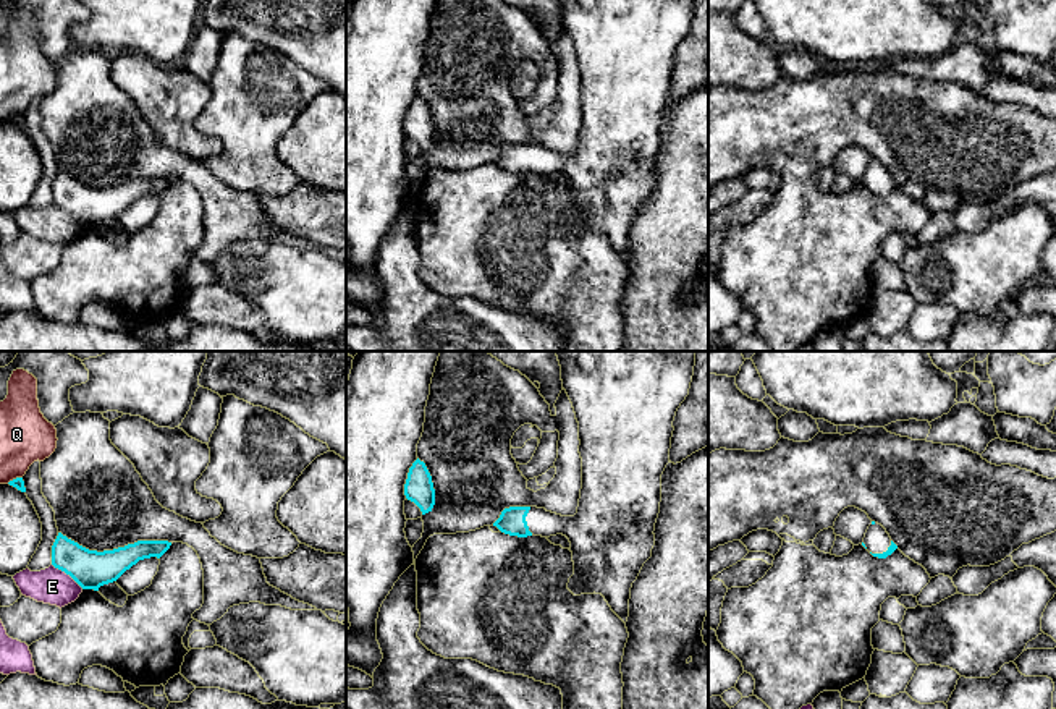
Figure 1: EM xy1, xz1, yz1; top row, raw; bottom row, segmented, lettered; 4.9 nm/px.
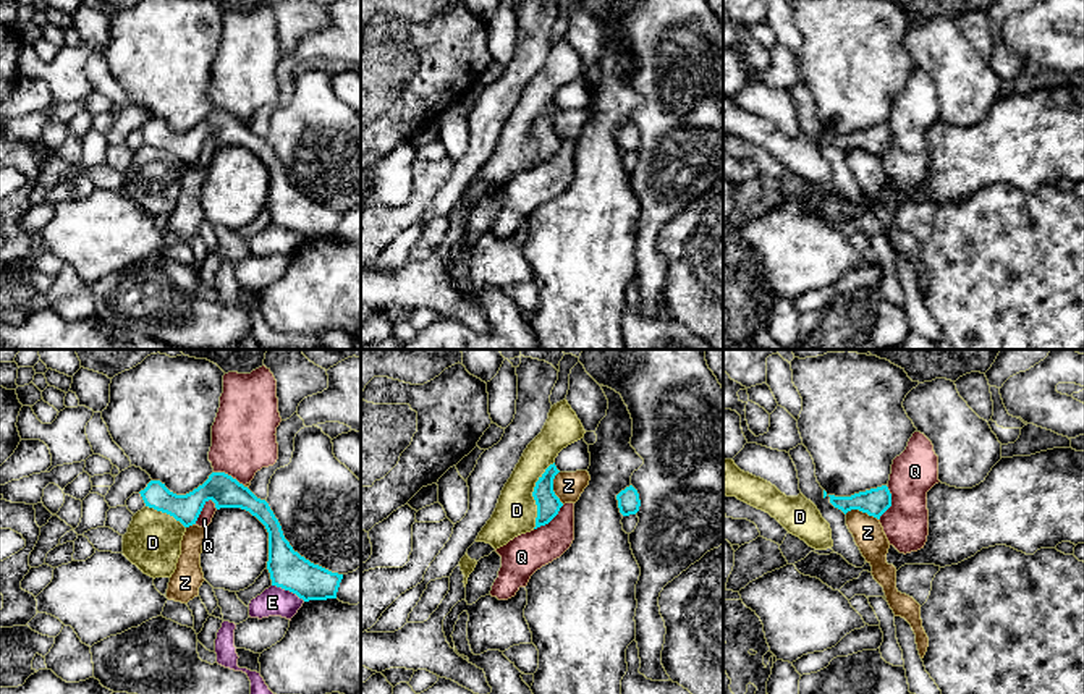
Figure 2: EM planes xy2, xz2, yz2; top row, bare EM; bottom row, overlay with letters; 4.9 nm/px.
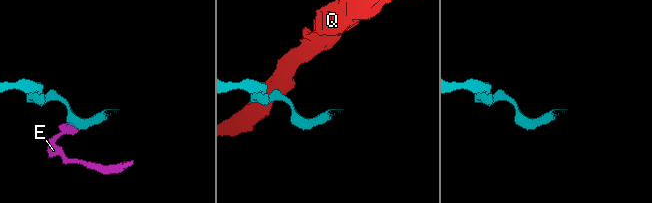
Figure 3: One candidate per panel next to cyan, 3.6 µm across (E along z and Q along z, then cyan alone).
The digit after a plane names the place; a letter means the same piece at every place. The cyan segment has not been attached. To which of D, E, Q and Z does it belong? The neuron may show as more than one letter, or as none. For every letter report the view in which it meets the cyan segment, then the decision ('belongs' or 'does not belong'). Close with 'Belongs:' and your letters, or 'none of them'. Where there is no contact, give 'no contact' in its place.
D: contact in xz2; does not belong
E: contact in xy2; does not belong
Q: contact in xy2; does not belong
Z: contact in xz2; does not belong
Belongs: none of them

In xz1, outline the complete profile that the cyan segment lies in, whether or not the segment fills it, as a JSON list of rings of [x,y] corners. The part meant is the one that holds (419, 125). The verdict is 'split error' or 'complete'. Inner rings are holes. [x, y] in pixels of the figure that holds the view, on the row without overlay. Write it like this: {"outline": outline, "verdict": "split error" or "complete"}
{"outline": [[[419,96],[409,105],[404,121],[404,133],[420,146],[422,152],[432,149],[435,142],[435,126],[432,113],[425,100]]], "verdict": "complete"}

